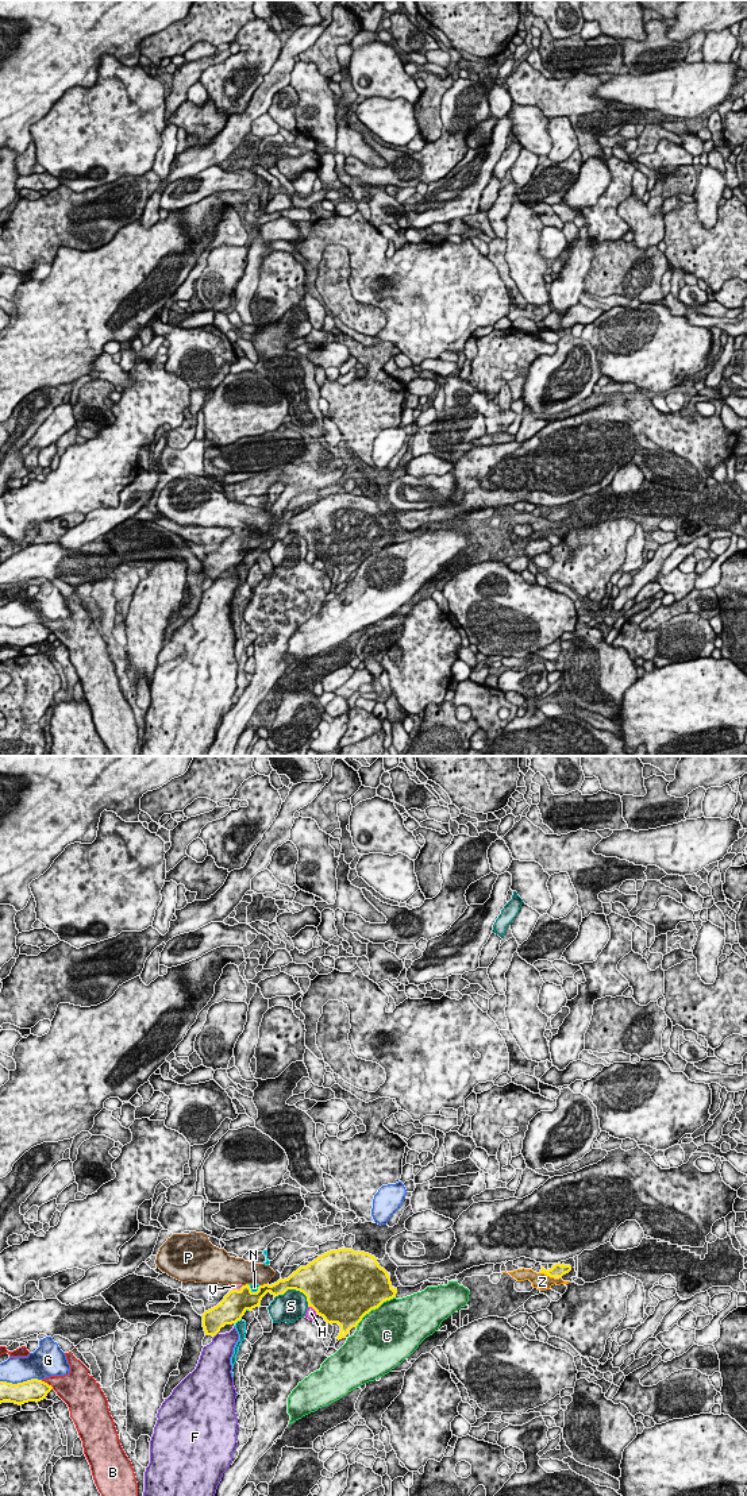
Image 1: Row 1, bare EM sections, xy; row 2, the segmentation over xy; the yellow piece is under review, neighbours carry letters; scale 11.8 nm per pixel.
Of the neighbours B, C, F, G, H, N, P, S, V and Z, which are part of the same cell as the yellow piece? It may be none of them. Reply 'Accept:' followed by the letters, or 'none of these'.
Accept: V

